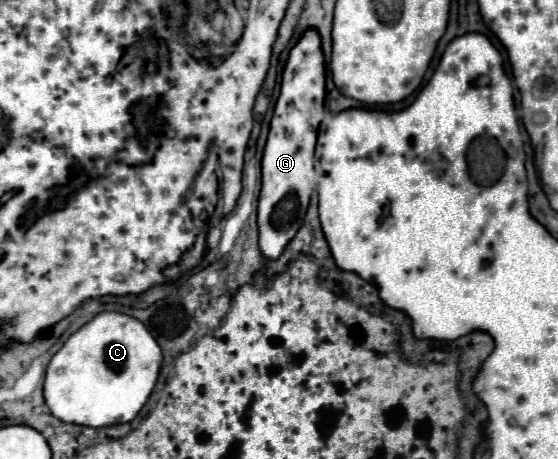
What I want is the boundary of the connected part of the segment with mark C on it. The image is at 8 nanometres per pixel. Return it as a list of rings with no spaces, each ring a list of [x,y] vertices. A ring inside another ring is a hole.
[[[101,312],[81,326],[51,358],[45,374],[45,404],[63,422],[101,428],[131,422],[145,406],[163,354],[145,324],[121,312]]]

